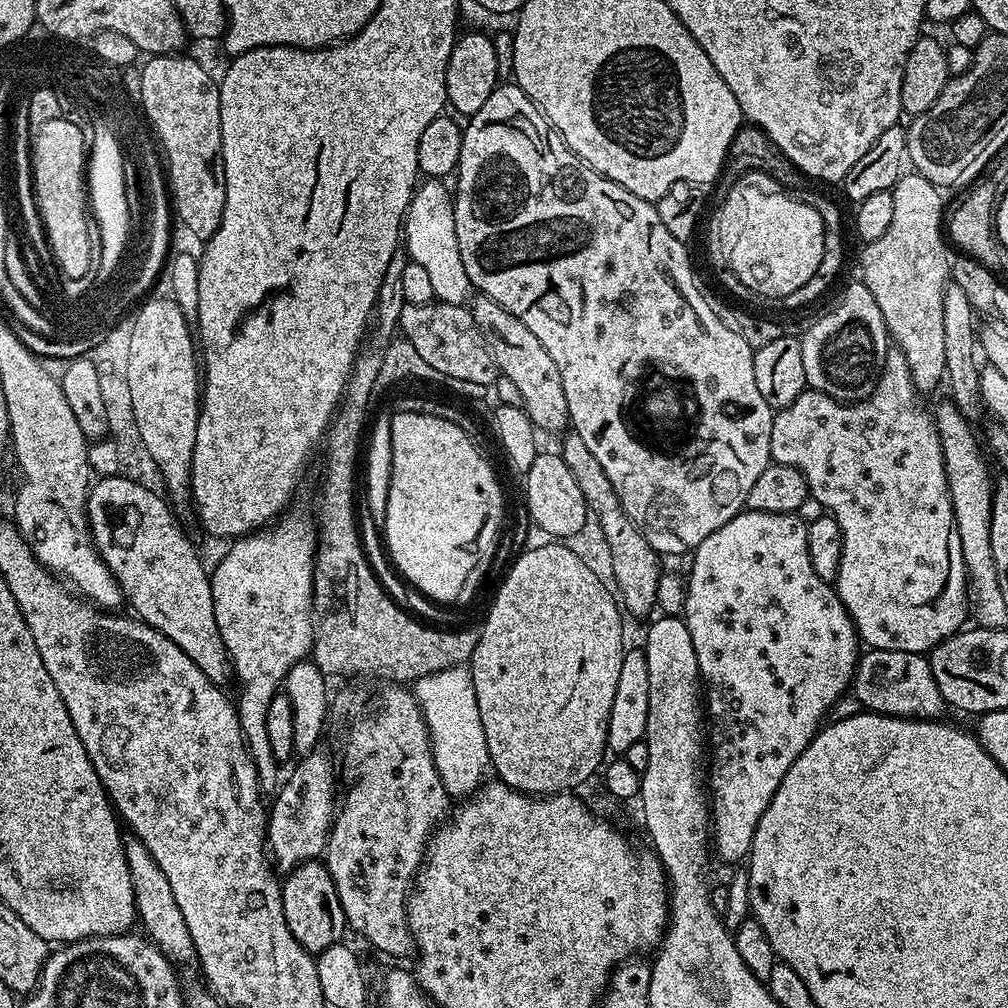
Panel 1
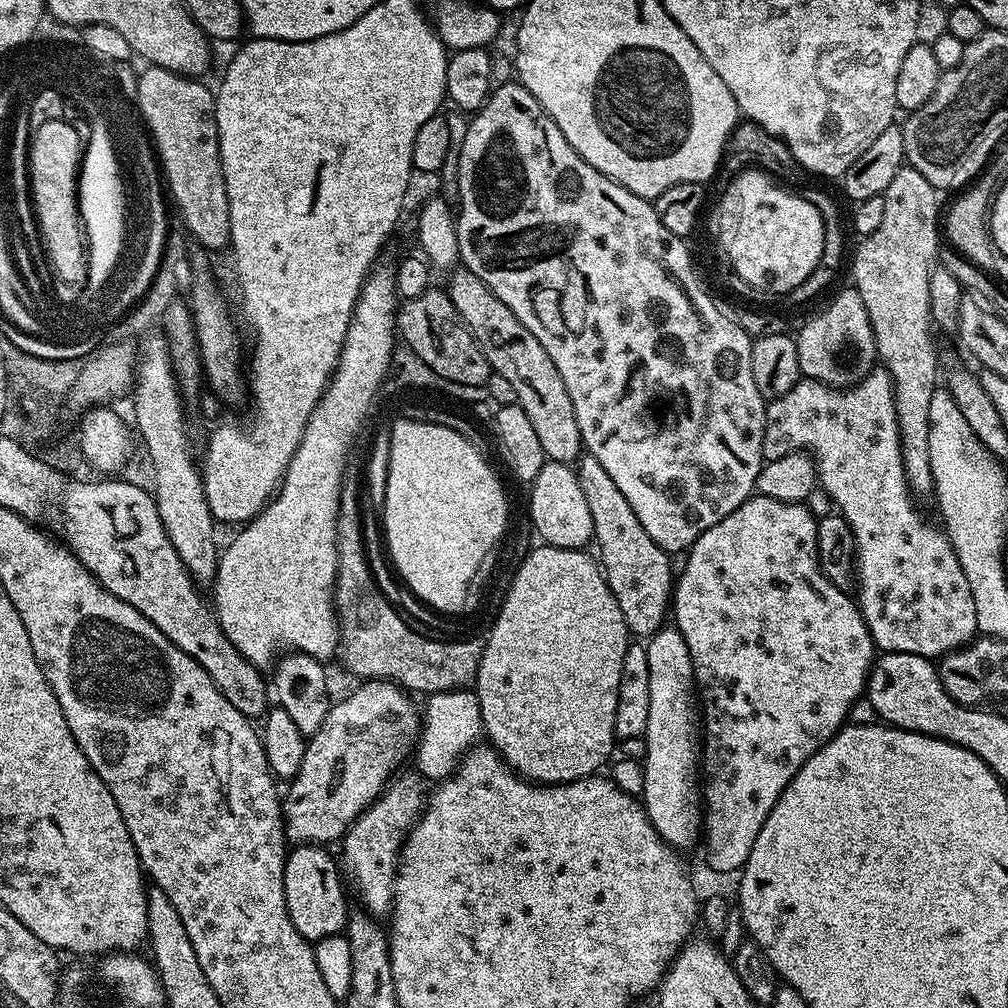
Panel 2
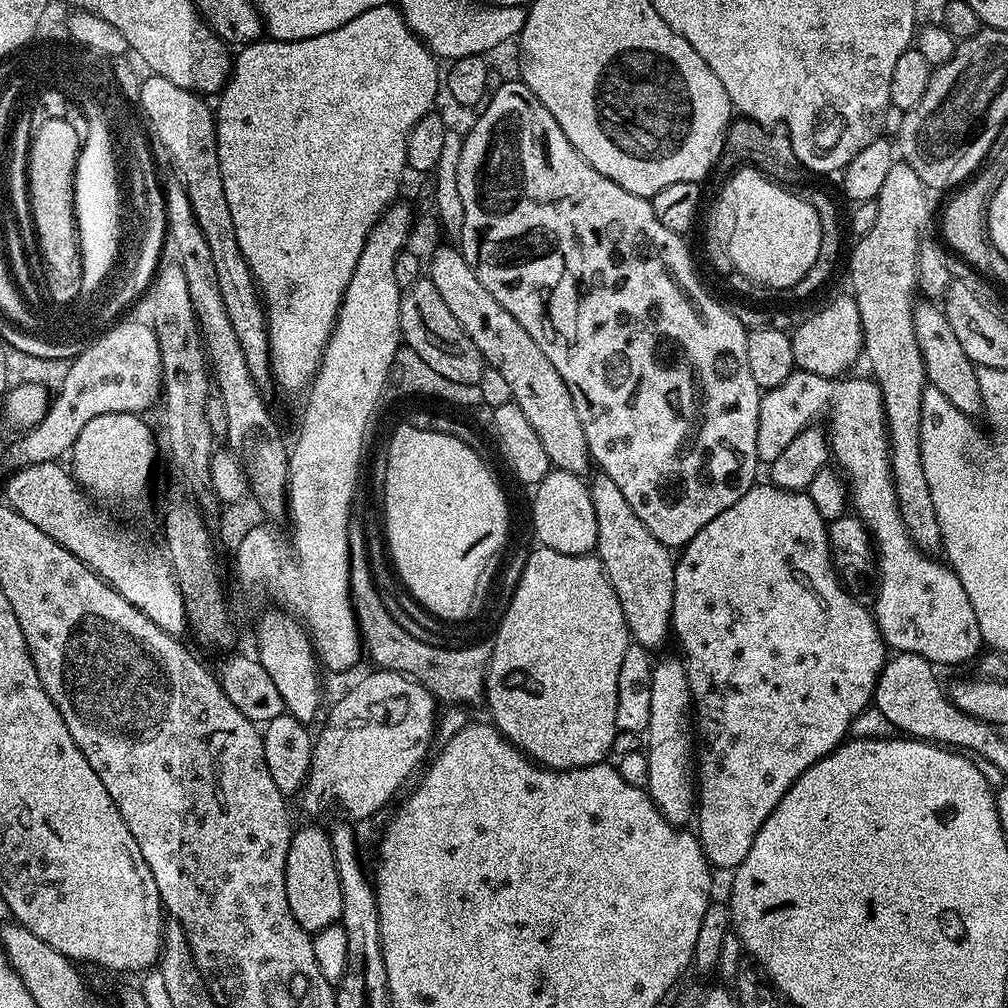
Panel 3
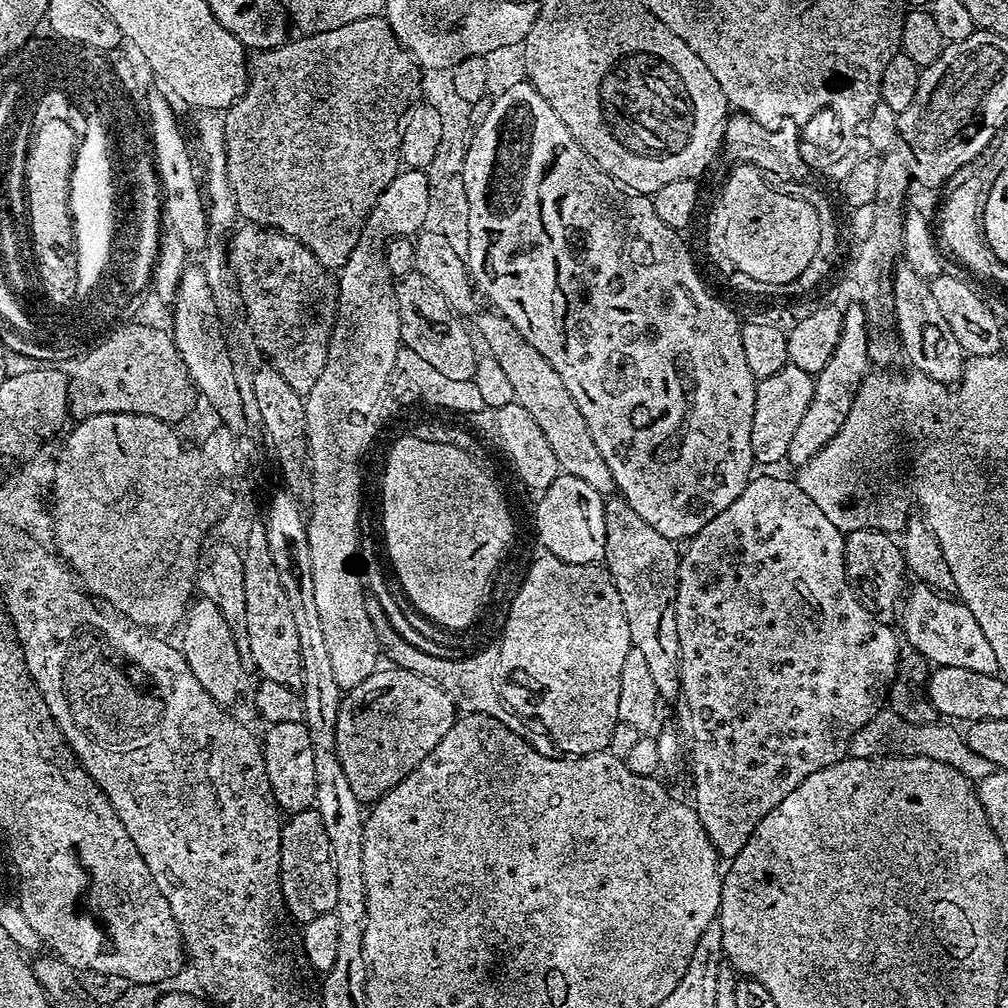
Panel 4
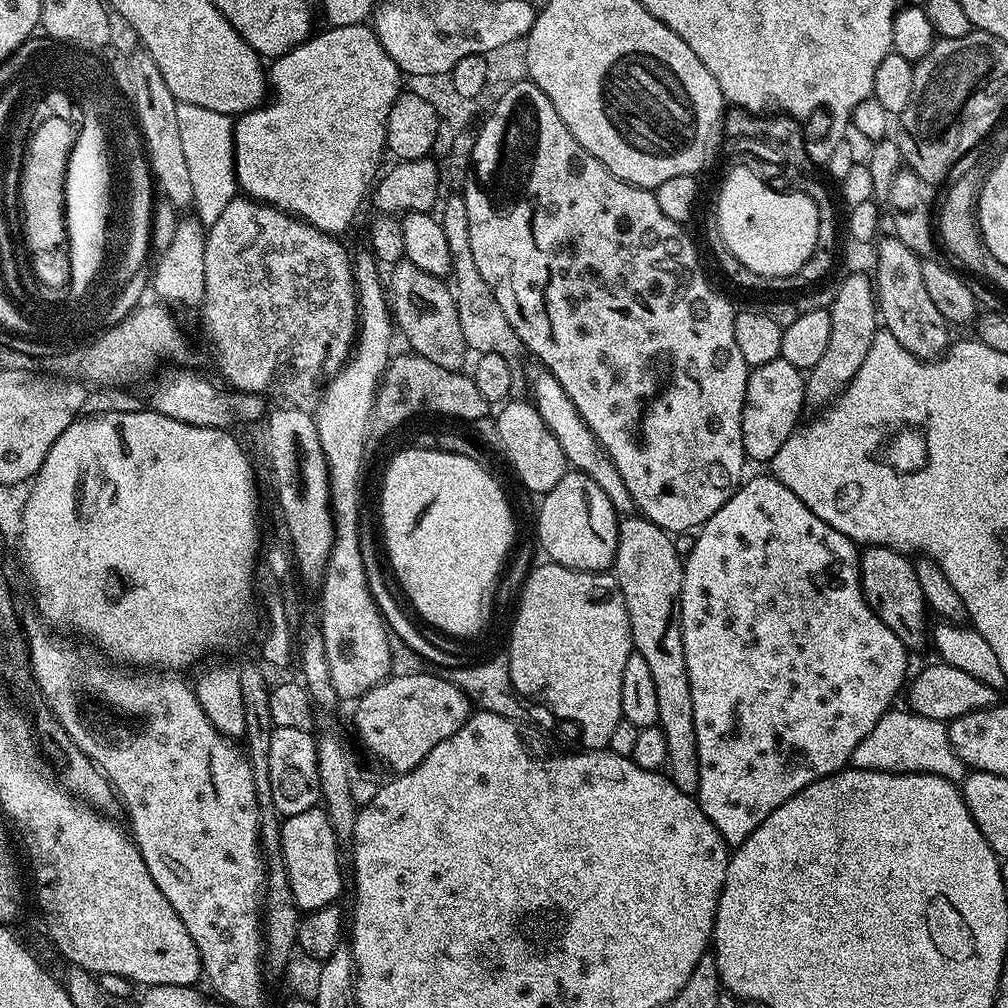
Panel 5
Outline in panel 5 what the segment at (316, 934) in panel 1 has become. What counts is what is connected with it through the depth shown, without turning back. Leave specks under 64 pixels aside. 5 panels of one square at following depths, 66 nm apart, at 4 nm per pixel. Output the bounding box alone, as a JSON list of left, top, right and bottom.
[279,807,346,913]

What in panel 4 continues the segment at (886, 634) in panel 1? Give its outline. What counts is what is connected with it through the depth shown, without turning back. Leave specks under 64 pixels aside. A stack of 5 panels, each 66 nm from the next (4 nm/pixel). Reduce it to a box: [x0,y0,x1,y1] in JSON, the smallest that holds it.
[750,363,999,674]

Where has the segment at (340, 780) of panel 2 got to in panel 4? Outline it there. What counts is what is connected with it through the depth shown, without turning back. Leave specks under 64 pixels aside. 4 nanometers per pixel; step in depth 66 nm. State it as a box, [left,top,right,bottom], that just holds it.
[336,667,458,802]

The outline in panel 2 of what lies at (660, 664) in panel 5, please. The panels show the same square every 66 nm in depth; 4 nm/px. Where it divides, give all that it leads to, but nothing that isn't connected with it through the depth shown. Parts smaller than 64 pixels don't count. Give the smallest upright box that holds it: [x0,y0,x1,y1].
[575,454,674,637]

